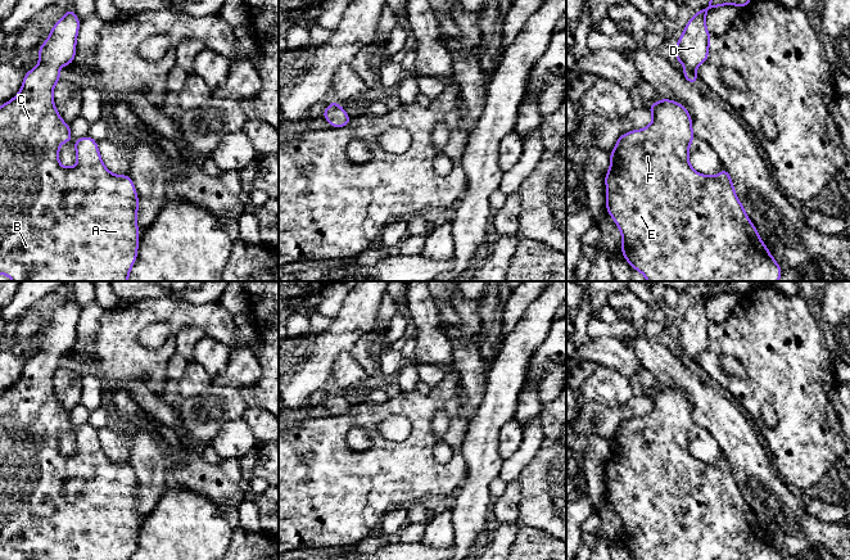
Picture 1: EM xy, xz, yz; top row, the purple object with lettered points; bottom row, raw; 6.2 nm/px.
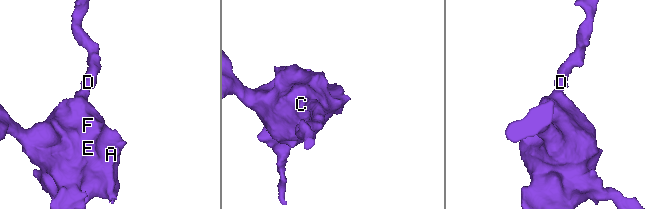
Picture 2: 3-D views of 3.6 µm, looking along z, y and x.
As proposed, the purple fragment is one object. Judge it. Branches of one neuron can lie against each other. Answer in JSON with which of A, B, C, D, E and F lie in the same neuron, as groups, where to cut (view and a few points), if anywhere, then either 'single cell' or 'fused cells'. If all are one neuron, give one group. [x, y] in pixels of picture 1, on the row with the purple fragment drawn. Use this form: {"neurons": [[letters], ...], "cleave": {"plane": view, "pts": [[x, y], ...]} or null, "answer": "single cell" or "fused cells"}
{"neurons": [["A", "B", "C", "D", "E", "F"]], "cleave": null, "answer": "single cell"}

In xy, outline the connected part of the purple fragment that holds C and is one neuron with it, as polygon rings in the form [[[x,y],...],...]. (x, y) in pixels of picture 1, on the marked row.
[[[69,8],[37,50],[40,62],[24,73],[19,92],[0,105],[0,274],[13,281],[128,281],[137,258],[140,200],[130,175],[112,173],[89,135],[74,143],[74,167],[59,163],[59,148],[72,134],[55,108],[53,91],[62,78],[59,68],[74,62],[80,24]]]

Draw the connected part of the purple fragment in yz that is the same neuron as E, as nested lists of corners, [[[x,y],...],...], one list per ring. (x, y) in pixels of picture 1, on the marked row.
[[[664,98],[647,107],[651,125],[618,137],[605,175],[606,212],[621,232],[621,254],[629,266],[647,281],[779,281],[782,268],[746,214],[727,168],[706,176],[691,167],[690,146],[695,134],[690,112]]]

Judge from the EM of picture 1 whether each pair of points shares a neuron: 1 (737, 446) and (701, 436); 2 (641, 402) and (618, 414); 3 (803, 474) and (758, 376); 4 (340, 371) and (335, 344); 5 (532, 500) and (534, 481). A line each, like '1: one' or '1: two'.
1: two
2: one
3: one
4: two
5: one

